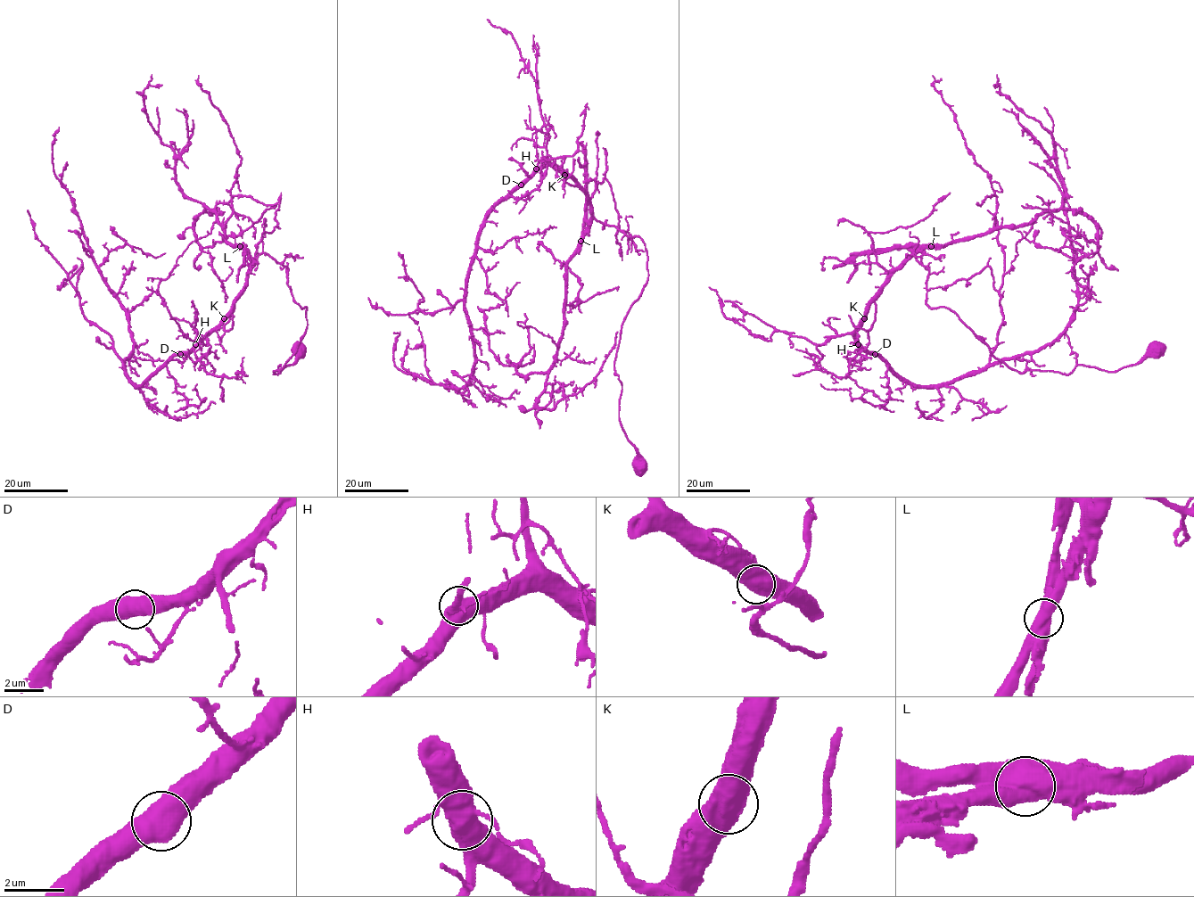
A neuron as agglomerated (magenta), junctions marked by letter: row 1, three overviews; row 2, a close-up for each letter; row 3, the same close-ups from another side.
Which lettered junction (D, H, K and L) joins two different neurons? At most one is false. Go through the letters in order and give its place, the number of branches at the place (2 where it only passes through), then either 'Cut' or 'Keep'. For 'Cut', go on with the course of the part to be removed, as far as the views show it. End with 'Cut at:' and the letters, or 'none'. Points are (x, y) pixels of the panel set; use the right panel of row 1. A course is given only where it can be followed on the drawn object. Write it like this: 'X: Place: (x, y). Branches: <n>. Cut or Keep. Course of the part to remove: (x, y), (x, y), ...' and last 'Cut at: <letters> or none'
D: Place: (875, 354). Branches: 2. Keep
H: Place: (858, 344). Branches: 2. Keep
K: Place: (864, 318). Branches: 2. Keep
L: Place: (931, 246). Branches: 2. Cut. Course of the part to remove: (931, 247), (861, 251), (854, 259), (854, 270), (847, 283)
Cut at: L

